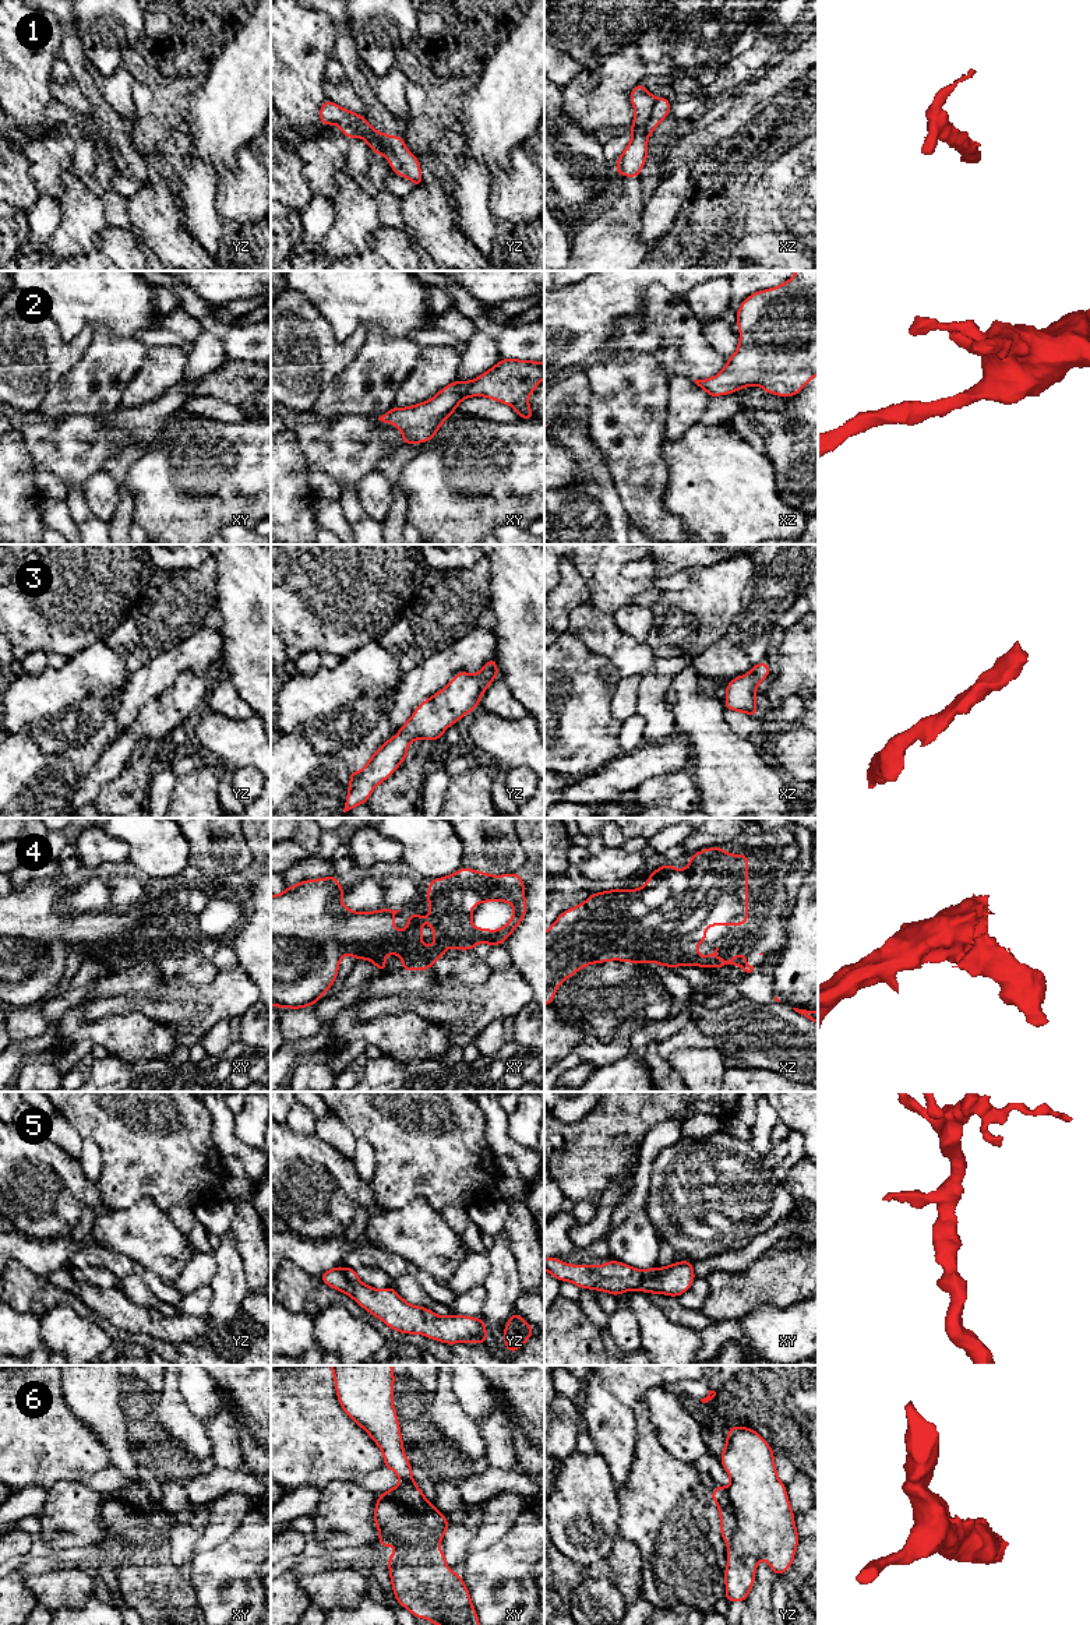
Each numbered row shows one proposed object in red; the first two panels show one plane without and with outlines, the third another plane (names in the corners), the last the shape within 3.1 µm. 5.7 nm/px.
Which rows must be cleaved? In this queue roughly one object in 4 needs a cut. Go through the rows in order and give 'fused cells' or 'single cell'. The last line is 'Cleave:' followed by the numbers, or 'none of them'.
1: fused cells
2: single cell
3: single cell
4: single cell
5: fused cells
6: fused cells
Cleave: 1, 5, 6

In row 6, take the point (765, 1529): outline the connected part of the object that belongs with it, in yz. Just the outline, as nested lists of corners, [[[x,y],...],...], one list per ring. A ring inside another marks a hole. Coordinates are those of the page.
[[[730,1427],[719,1460],[731,1478],[727,1495],[734,1508],[737,1524],[731,1547],[727,1548],[727,1569],[724,1571],[726,1600],[731,1604],[747,1601],[761,1558],[765,1558],[777,1578],[782,1578],[783,1572],[793,1566],[800,1537],[786,1485],[777,1477],[773,1450],[755,1430]]]

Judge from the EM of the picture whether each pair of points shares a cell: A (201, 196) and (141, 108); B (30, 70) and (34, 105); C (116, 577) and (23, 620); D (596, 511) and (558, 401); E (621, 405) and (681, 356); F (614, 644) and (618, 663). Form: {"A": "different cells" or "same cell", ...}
{"A": "different cells", "B": "same cell", "C": "same cell", "D": "same cell", "E": "different cells", "F": "same cell"}

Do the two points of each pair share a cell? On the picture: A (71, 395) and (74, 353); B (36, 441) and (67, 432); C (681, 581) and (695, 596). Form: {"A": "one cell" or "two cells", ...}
{"A": "two cells", "B": "one cell", "C": "two cells"}

